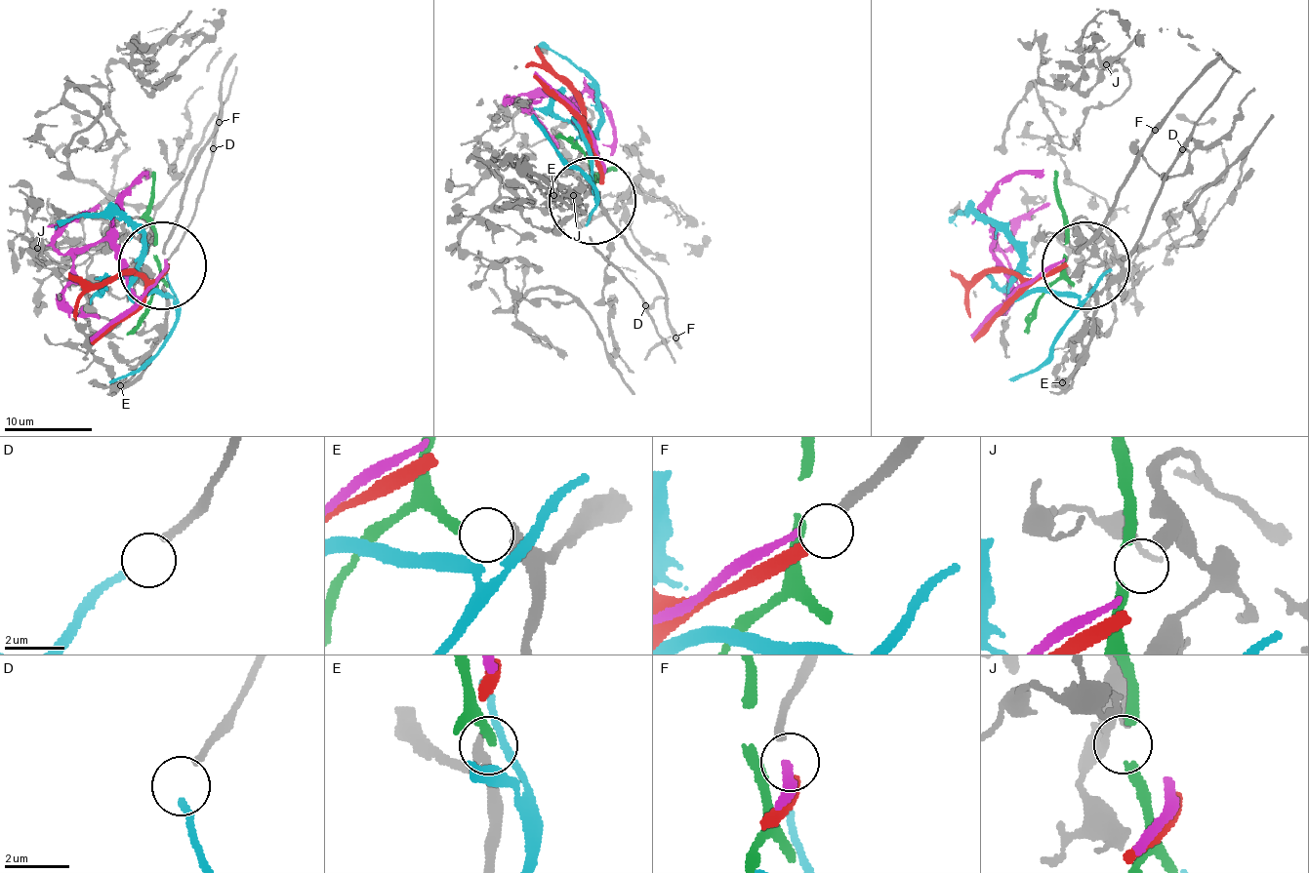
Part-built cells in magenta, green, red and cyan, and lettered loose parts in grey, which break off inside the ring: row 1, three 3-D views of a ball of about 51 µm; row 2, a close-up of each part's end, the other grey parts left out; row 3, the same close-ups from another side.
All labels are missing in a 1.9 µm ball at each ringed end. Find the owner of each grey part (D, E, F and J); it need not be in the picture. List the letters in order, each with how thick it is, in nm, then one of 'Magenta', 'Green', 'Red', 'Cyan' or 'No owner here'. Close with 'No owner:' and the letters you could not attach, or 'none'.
D: Thickness 190 nm. Cyan
E: Thickness 380 nm. Green
F: Thickness 280 nm. Red
J: Thickness 480 nm. No owner here
No owner: J

